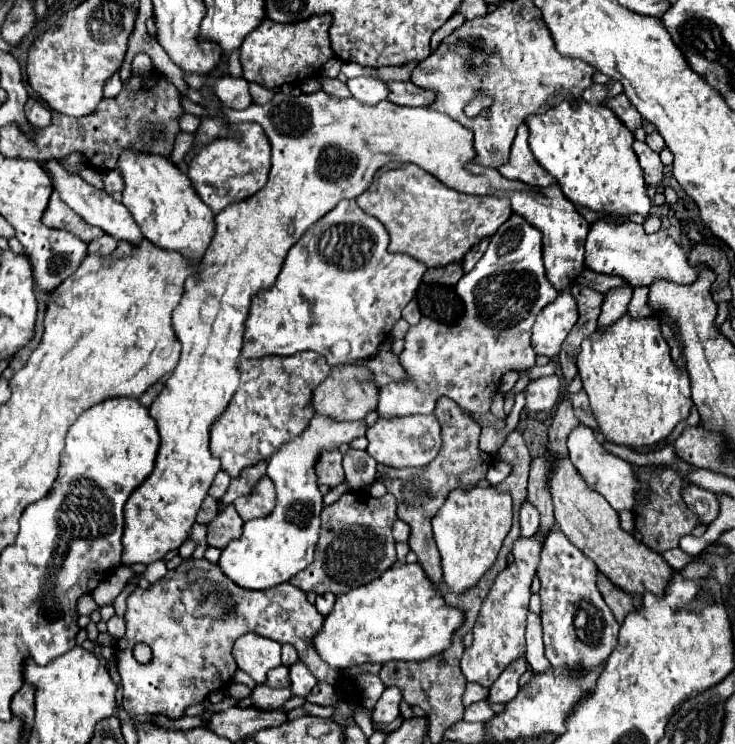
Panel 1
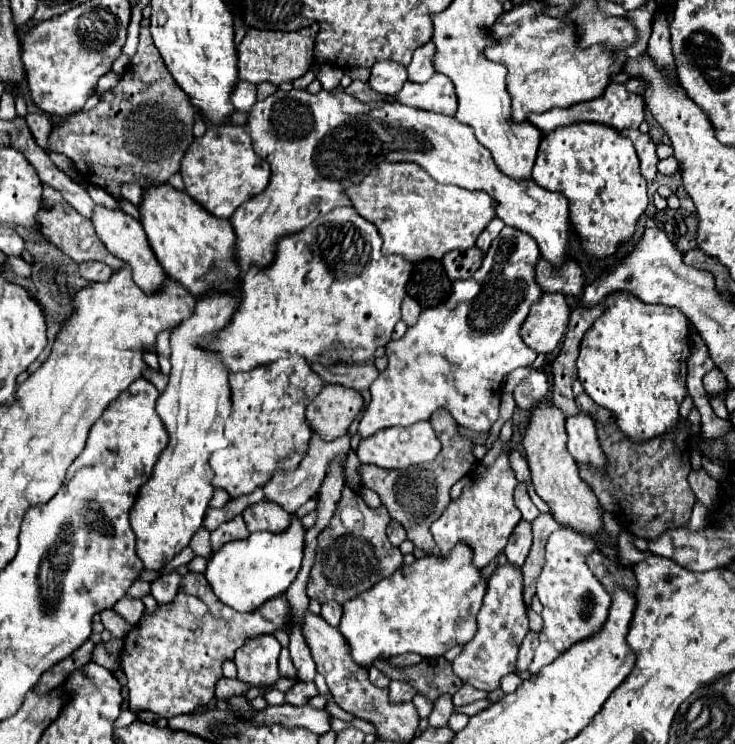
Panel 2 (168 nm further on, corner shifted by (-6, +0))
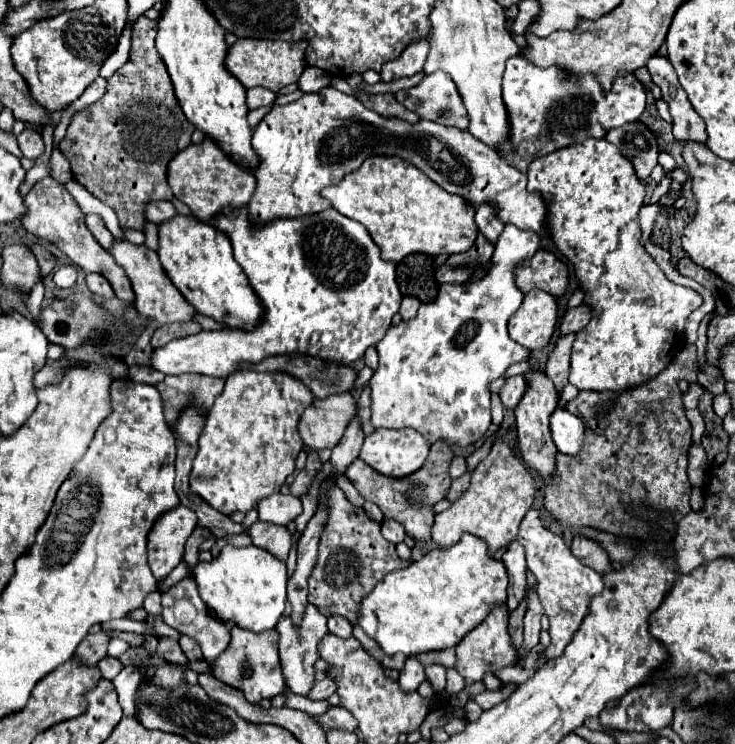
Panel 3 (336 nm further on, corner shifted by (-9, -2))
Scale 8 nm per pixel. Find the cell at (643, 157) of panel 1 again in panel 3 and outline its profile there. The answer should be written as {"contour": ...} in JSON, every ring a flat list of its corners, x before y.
{"contour":[[639,121,619,129,611,129,605,139,613,143,619,153,631,161,637,177,643,181,657,165,657,137]]}

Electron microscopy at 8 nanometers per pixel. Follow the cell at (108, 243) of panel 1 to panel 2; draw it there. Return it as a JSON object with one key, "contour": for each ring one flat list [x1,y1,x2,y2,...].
{"contour":[[88,261,88,263,80,263,78,267,80,275,88,281,108,281,108,277,112,275,110,265,100,263,100,261]]}

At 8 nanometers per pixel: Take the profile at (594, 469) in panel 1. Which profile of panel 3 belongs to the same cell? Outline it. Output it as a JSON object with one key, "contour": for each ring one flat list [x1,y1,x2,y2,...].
{"contour":[[561,407,551,415,549,431,553,435,553,443,555,443,557,451,565,453,565,455,577,453,583,445,583,439,585,439,583,421]]}

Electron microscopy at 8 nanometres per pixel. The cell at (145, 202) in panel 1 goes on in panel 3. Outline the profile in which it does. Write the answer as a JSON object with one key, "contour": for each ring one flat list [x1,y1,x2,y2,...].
{"contour":[[193,215,173,217,159,225,159,261,163,271,181,291,181,295,197,309,197,313,213,317,227,327,241,327,245,331,261,323,261,301,249,287,241,265,233,259,229,239,217,233,209,223,201,223]]}

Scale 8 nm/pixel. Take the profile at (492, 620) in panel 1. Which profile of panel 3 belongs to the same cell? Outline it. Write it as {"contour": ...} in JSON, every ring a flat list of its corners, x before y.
{"contour":[[495,605,493,611,485,617,485,621,481,625,477,625,473,631,469,631,461,643,455,647,457,649,457,665,455,669,459,671,459,675,469,681,483,681,483,675,489,671,493,673,499,667,509,667,515,665,519,659,519,651,511,645,509,633,507,633,507,621,509,621,509,613,505,605]]}

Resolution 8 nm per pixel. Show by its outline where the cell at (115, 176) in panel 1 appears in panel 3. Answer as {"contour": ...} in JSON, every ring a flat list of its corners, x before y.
{"contour":[[159,201,159,203,149,203,145,207,145,215,151,223,161,225,161,223,173,219,177,213,175,213,175,207,169,201]]}

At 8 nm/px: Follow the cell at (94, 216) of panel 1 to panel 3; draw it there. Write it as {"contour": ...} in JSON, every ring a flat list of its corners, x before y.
{"contour":[[113,241,111,255,129,275,129,281,135,291,135,307,149,321,149,325,145,329,155,331,157,327,161,327,165,323,193,321,193,315,197,315,195,307,185,301,185,297,177,291,177,287,173,287,171,279,165,275,165,271,161,271,161,263,159,263,155,251,147,249,145,245,133,245,127,241]]}

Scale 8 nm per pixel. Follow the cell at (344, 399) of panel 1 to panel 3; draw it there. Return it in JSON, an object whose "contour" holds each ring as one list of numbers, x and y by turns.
{"contour":[[351,393,313,399,299,421,303,443,315,451,333,449,341,441,349,419,355,415,355,407,357,403]]}

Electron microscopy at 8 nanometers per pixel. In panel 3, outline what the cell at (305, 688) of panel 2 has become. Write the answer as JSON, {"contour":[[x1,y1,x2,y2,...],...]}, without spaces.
{"contour":[[325,677,323,681,315,683,315,687,309,693,309,699,327,699,329,695,333,695,337,691,337,685,331,677]]}

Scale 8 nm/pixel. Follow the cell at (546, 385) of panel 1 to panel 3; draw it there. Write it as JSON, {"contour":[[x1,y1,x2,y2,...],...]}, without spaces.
{"contour":[[517,375,517,377,509,377,503,385,503,389,499,391,499,397,501,397,501,403,505,409,515,409,517,403,521,401,523,393,525,393,525,387,527,387,527,381,523,375]]}

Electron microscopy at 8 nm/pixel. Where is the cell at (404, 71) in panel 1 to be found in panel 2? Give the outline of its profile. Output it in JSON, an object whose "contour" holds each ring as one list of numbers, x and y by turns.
{"contour":[[430,41,426,47,420,47,412,57,412,75,408,75,410,81,424,83,434,75,434,43]]}

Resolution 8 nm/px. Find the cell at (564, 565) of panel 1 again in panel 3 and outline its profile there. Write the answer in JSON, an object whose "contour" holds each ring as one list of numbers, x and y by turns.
{"contour":[[529,509,529,513,523,517,517,541,525,547,525,557,527,557,527,567,535,573,537,577,537,593,543,603,543,609,549,617,551,623,551,645,545,649,545,661,553,659,555,655,561,655,563,649,569,645,573,639,575,631,579,629,583,617,589,611,589,603,593,595,597,595,603,589,601,575,593,571,591,567,585,567,579,563,569,545,549,529,545,529,539,521,539,513,535,509]]}

